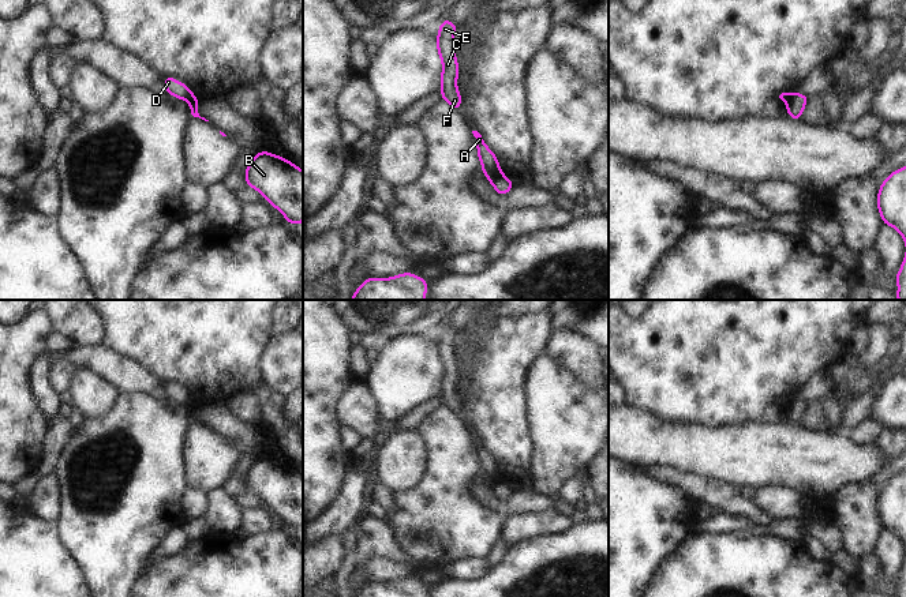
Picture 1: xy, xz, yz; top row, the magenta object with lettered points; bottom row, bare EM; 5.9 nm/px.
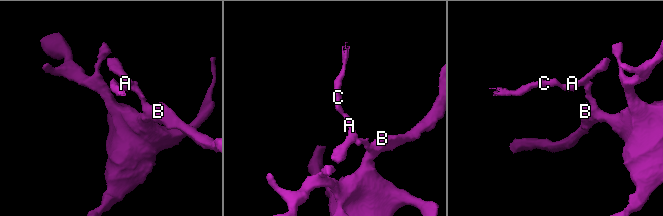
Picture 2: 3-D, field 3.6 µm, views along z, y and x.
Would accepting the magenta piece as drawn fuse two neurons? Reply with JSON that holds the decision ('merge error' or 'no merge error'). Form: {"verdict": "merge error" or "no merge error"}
{"verdict": "merge error"}

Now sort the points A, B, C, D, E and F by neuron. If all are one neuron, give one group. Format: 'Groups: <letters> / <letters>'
Groups: A C D E F / B

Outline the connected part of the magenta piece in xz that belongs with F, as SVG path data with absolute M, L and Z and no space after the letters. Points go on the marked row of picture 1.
M449 19L442 20L438 29L437 49L442 61L441 74L441 94L442 100L450 104L454 109L461 109L461 95L457 89L458 64L454 53L453 38L457 27Z

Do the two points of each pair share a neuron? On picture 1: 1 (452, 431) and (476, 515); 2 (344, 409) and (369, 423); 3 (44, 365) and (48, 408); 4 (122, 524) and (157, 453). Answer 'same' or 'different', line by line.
1: same
2: same
3: same
4: same

